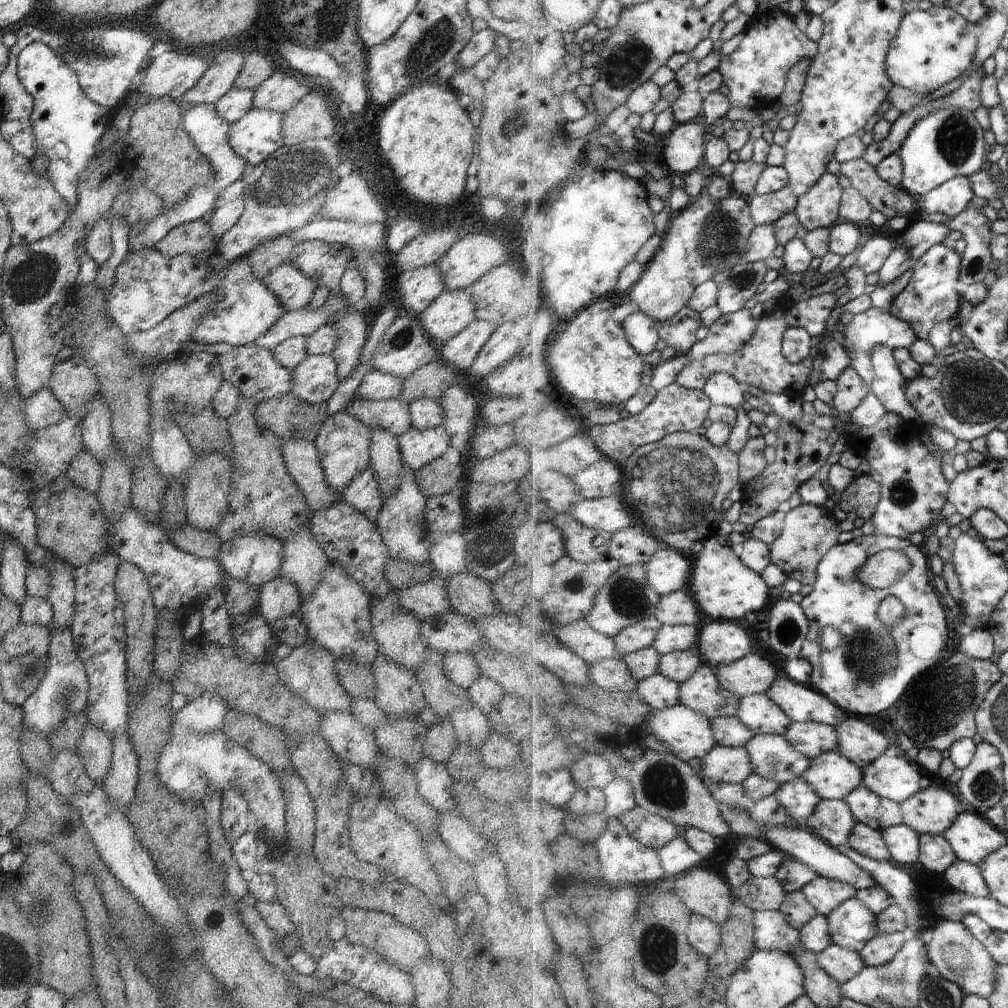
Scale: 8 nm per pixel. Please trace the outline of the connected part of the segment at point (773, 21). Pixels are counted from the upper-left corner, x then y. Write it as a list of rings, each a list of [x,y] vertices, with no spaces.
[[[772,8],[766,14],[755,14],[746,30],[745,39],[740,48],[731,55],[724,55],[720,70],[729,87],[734,107],[746,107],[761,110],[771,102],[780,100],[786,90],[790,70],[802,60],[814,58],[819,53],[819,42],[796,26],[794,18],[780,10]]]

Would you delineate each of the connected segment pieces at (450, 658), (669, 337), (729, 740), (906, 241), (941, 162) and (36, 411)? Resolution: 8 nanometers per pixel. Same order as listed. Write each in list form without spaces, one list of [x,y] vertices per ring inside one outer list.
[[[470,651],[443,654],[443,673],[464,690],[480,676],[477,662]]]
[[[686,306],[681,313],[674,315],[672,320],[662,323],[661,326],[661,338],[663,338],[669,346],[673,346],[679,354],[689,353],[694,345],[697,344],[698,340],[698,330],[702,326],[702,314],[697,310],[694,310],[690,306]]]
[[[737,714],[733,717],[718,717],[712,721],[717,744],[746,747],[755,737],[754,731]]]
[[[920,220],[918,223],[910,225],[901,234],[900,242],[903,240],[903,244],[910,249],[915,262],[917,262],[922,260],[922,257],[934,246],[944,242],[951,231],[948,226]]]
[[[944,105],[944,108],[932,110],[916,124],[899,154],[903,158],[905,166],[905,179],[902,186],[916,198],[922,200],[928,193],[932,193],[933,190],[953,178],[961,176],[971,178],[973,174],[982,171],[984,164],[986,164],[986,130],[978,122],[974,111],[961,109],[956,105]]]
[[[42,389],[38,394],[24,400],[23,413],[27,423],[34,430],[47,429],[50,425],[56,425],[65,415],[62,403],[53,395],[50,389]]]

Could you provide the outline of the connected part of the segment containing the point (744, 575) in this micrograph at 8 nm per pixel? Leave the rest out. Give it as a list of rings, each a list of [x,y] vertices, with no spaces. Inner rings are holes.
[[[719,535],[712,536],[712,540],[706,542],[706,550],[700,553],[702,556],[697,560],[690,589],[707,619],[742,620],[748,612],[758,612],[768,604],[771,586],[763,574],[746,566],[731,544],[724,542]]]

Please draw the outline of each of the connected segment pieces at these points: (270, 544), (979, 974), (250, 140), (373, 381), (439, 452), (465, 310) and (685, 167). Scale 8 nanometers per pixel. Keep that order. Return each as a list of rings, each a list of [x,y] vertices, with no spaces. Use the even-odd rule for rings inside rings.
[[[265,532],[239,534],[221,544],[221,553],[217,561],[224,568],[226,574],[233,579],[247,582],[260,588],[263,584],[274,580],[280,574],[283,559],[283,544],[278,538]]]
[[[940,919],[936,928],[928,935],[931,962],[937,966],[944,978],[958,983],[966,995],[980,995],[989,998],[996,992],[1000,964],[995,961],[988,948],[980,942],[962,921]]]
[[[252,108],[244,115],[244,118],[229,124],[229,145],[251,167],[258,166],[260,162],[266,160],[272,152],[276,152],[284,144],[282,123],[282,113]]]
[[[380,371],[368,372],[362,378],[362,382],[356,389],[356,398],[359,401],[381,401],[386,399],[396,399],[401,393],[403,379],[382,374]]]
[[[440,426],[431,429],[416,429],[410,427],[404,434],[397,436],[398,448],[401,454],[401,461],[410,467],[414,472],[422,468],[426,468],[429,462],[442,458],[448,450],[450,437],[446,432],[445,426]]]
[[[444,290],[416,317],[430,338],[440,346],[473,321],[475,311],[476,304],[468,290]]]
[[[704,121],[679,124],[675,132],[666,141],[663,165],[666,170],[682,172],[684,177],[702,168],[706,163],[704,158],[706,145],[704,136],[708,134],[709,128]]]

